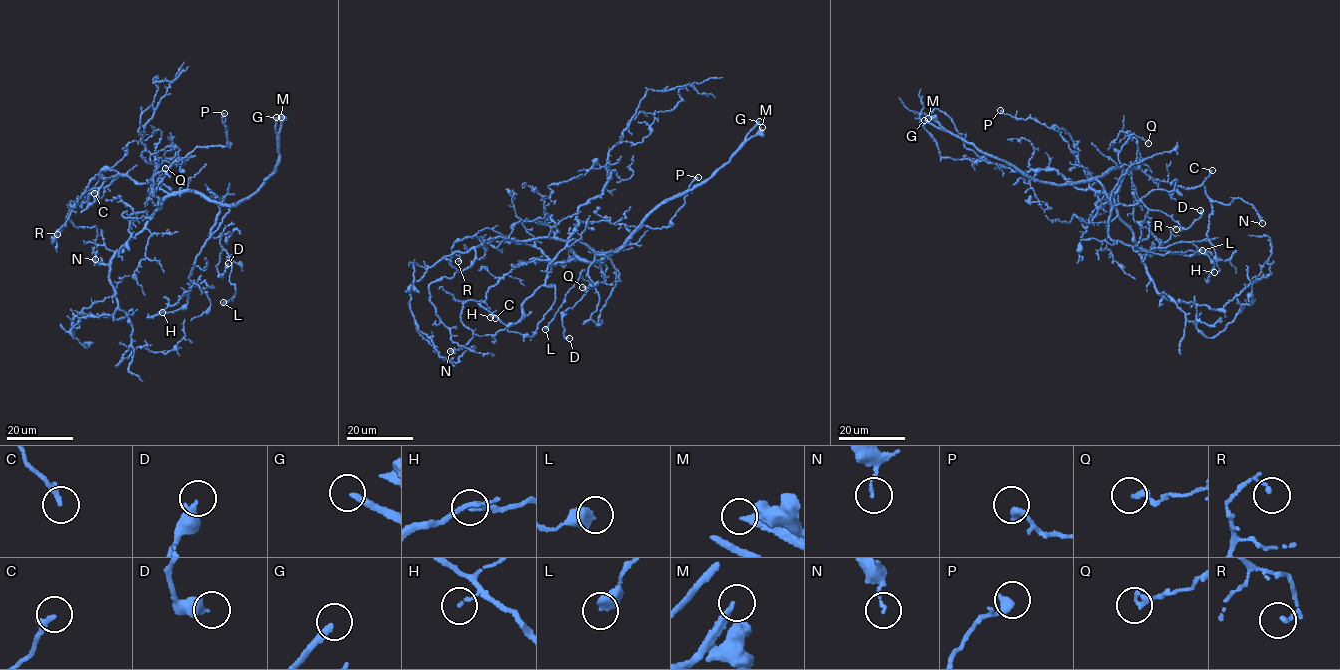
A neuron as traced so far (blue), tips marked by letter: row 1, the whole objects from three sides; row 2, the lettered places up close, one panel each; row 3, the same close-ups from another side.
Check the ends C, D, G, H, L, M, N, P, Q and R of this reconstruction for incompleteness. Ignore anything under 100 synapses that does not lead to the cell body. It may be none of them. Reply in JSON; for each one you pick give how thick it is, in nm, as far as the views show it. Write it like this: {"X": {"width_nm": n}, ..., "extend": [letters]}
{"G": {"width_nm": 280}, "M": {"width_nm": 200}, "extend": ["G", "M"]}

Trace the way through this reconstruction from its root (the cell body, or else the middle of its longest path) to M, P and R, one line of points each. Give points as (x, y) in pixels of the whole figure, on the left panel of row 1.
M: (151, 214), (161, 200), (180, 191), (195, 190), (228, 205), (237, 205), (255, 194), (276, 166), (281, 117)
P: (151, 214), (158, 204), (155, 189), (177, 159), (196, 147), (227, 146), (224, 113)
R: (151, 214), (168, 193), (118, 174), (87, 191), (57, 234)

